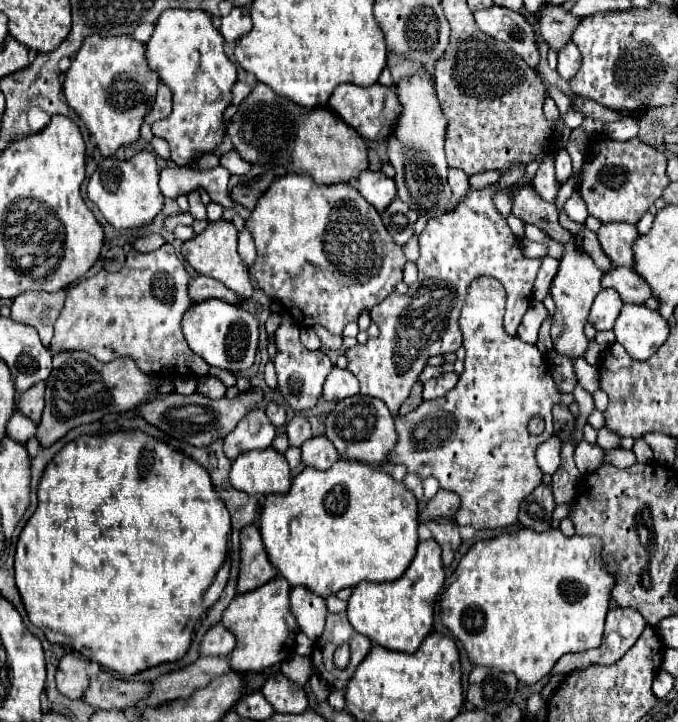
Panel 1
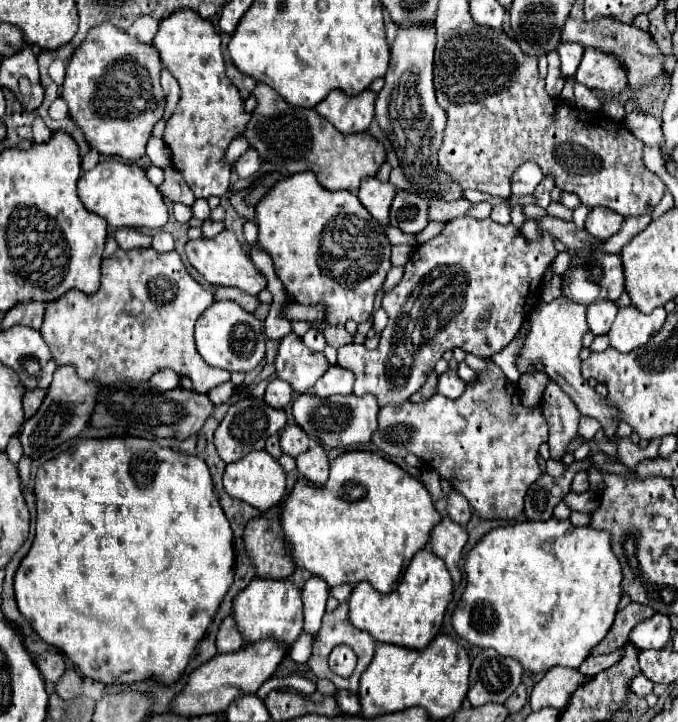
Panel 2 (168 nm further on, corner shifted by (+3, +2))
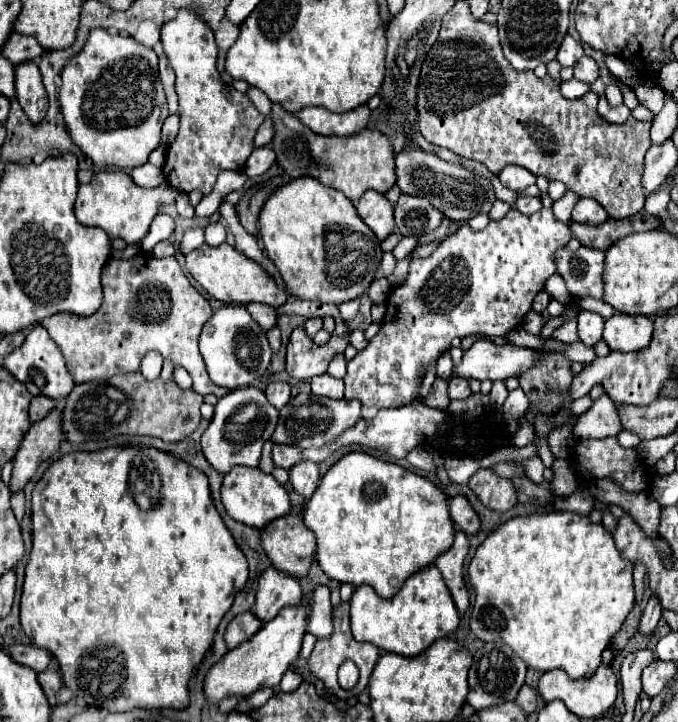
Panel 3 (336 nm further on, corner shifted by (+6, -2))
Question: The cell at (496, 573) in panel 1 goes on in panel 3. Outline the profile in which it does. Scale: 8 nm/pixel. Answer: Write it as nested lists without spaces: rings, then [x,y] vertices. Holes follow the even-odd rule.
[[[547,512],[547,514],[529,514],[529,516],[515,516],[507,520],[505,524],[497,526],[485,542],[477,548],[471,564],[469,564],[469,580],[475,590],[475,604],[471,614],[471,632],[481,638],[483,642],[495,642],[503,640],[507,646],[515,650],[519,658],[527,662],[527,666],[547,672],[555,668],[563,668],[571,678],[583,678],[587,672],[595,672],[601,664],[601,654],[611,644],[611,638],[619,632],[623,626],[627,614],[633,608],[633,564],[629,560],[623,560],[615,548],[613,534],[603,528],[603,524],[593,524],[589,516],[581,516],[577,512]]]

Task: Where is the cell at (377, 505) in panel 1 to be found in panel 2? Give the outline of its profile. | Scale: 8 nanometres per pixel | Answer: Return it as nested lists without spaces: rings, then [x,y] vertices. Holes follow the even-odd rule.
[[[364,450],[346,452],[346,454],[338,456],[336,460],[332,460],[330,462],[330,478],[328,478],[328,482],[324,486],[316,486],[314,482],[308,482],[308,478],[298,478],[298,482],[292,488],[292,492],[282,502],[282,514],[280,514],[280,526],[282,526],[282,532],[284,532],[284,546],[286,546],[286,552],[290,554],[290,558],[294,560],[294,564],[298,568],[304,568],[310,574],[322,578],[328,586],[338,586],[338,584],[352,584],[354,586],[354,584],[366,580],[378,592],[384,592],[384,594],[392,592],[398,586],[402,574],[406,572],[406,568],[408,568],[408,564],[412,560],[412,556],[426,546],[426,542],[430,540],[430,530],[434,528],[434,524],[438,520],[440,520],[440,514],[434,510],[434,502],[432,502],[428,490],[424,488],[424,484],[420,480],[412,478],[406,470],[402,470],[396,464],[384,460],[382,456],[378,456],[374,452],[364,452]]]

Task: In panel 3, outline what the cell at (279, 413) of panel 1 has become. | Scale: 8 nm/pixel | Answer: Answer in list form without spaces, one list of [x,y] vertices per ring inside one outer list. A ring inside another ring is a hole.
[[[271,382],[267,386],[267,400],[275,406],[275,408],[283,408],[289,398],[291,398],[291,386],[287,382]]]

